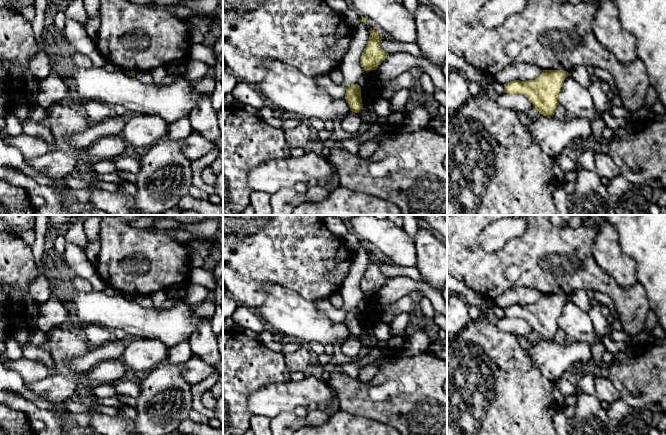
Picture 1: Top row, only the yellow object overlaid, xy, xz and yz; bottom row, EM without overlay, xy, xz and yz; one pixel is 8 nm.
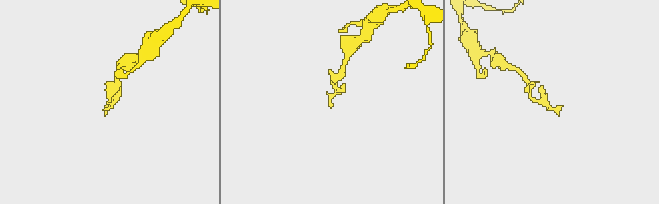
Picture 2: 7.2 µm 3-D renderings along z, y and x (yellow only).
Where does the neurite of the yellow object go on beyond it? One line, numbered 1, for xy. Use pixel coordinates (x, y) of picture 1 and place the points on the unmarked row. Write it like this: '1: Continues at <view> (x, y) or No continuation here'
1: No continuation here

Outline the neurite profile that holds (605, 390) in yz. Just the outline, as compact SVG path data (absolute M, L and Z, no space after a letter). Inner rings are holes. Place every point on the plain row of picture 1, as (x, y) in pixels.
M595 377L594 384L596 396L601 402L606 401L611 405L621 399L620 392L609 378Z

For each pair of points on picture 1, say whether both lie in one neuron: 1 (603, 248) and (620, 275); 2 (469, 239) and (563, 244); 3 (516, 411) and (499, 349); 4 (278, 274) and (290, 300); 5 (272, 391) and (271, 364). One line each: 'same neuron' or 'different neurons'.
1: same neuron
2: same neuron
3: same neuron
4: different neurons
5: different neurons

